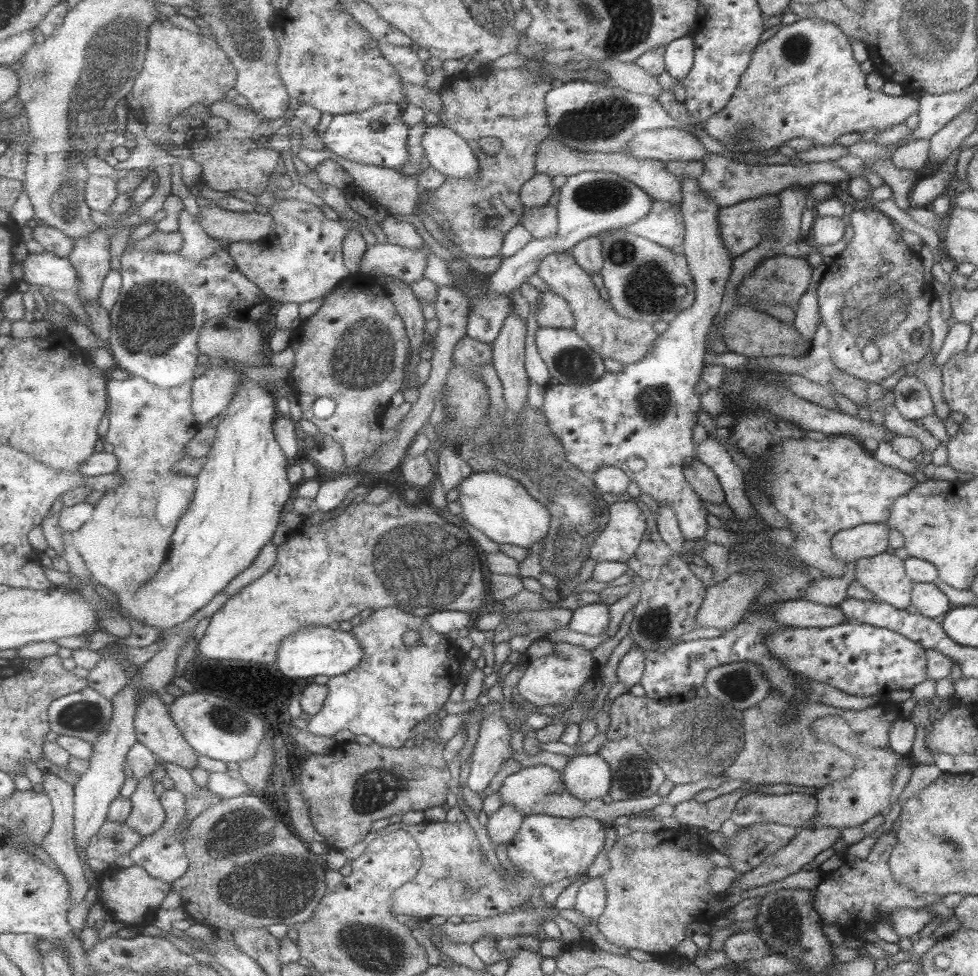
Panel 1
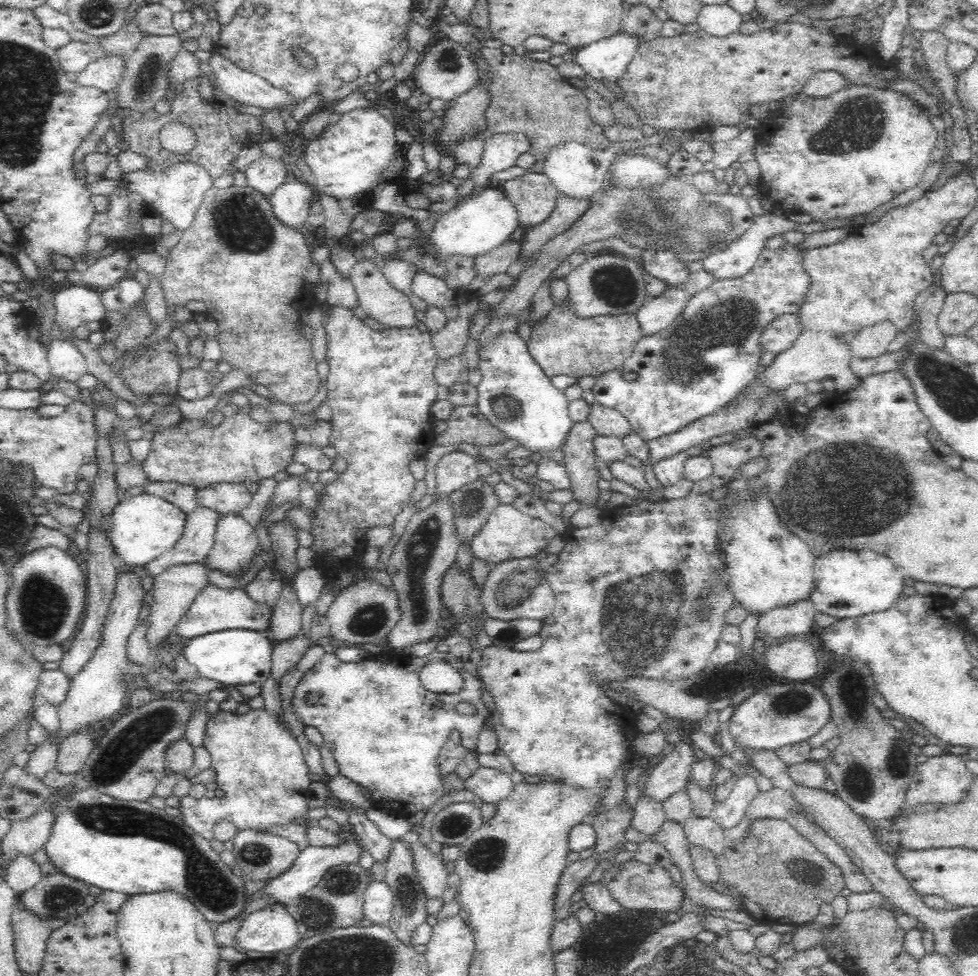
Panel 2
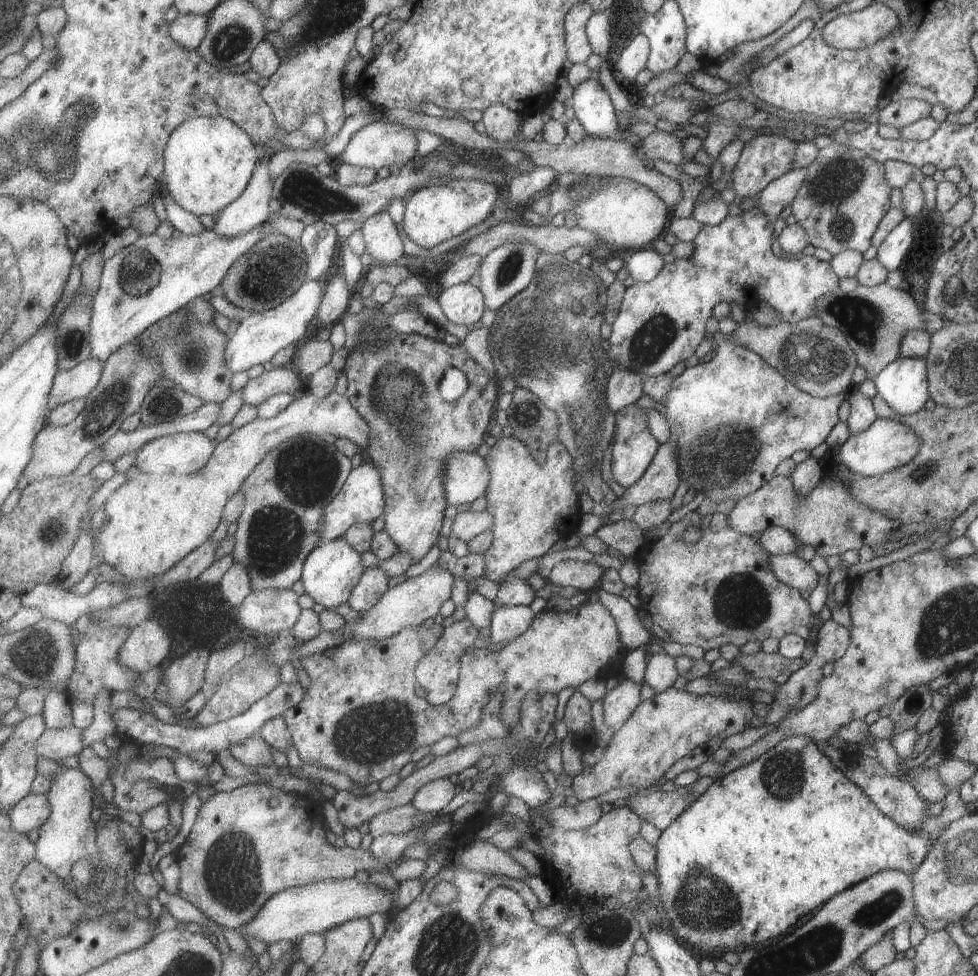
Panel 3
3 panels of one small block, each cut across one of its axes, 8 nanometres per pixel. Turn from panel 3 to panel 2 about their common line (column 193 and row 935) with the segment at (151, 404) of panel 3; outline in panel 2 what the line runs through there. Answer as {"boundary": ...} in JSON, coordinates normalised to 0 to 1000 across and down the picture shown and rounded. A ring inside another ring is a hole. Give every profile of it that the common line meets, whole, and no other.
{"boundary":[[[403,861],[403,863],[405,864],[401,877],[399,877],[397,885],[394,886],[395,894],[393,903],[402,914],[402,935],[395,950],[403,957],[403,960],[409,963],[409,966],[415,970],[423,971],[423,954],[427,952],[429,947],[437,945],[438,932],[436,924],[438,924],[439,920],[436,911],[429,907],[424,889],[422,888],[422,881],[415,866],[416,861]]]}

